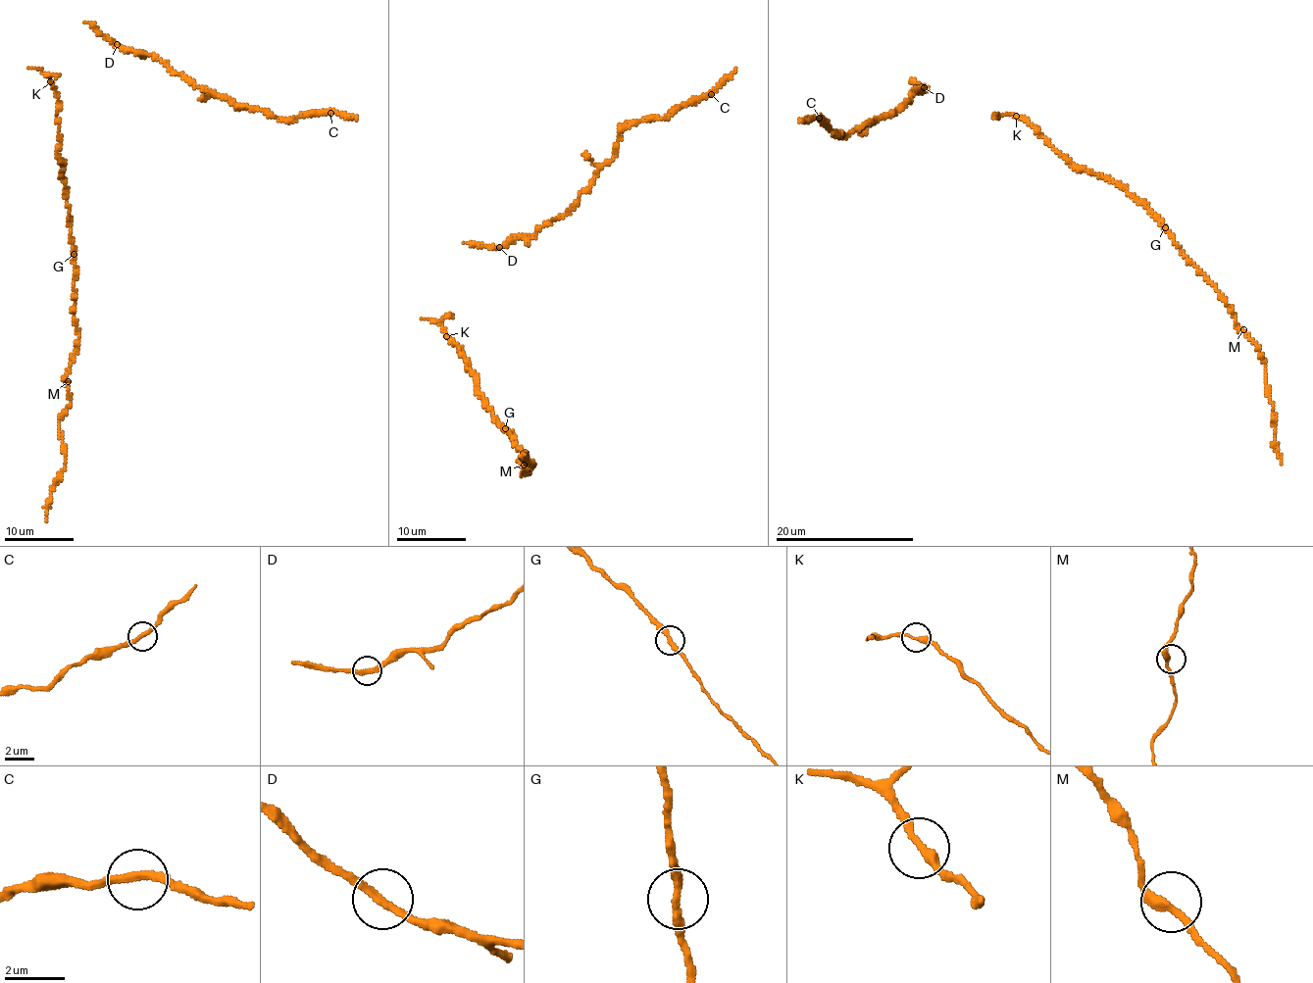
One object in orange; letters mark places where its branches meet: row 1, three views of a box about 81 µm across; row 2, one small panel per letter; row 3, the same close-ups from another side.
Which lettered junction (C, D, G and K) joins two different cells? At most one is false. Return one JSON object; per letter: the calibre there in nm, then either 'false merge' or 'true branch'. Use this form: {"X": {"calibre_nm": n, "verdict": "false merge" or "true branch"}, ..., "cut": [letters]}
{"C": {"calibre_nm": 260, "verdict": "true branch"}, "D": {"calibre_nm": 260, "verdict": "true branch"}, "G": {"calibre_nm": 280, "verdict": "true branch"}, "K": {"calibre_nm": 280, "verdict": "true branch"}, "cut": []}

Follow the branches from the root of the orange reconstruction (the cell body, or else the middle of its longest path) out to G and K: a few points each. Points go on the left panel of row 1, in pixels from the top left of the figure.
G: (59, 98), (57, 122), (60, 140), (57, 153), (64, 167), (61, 178), (66, 185), (73, 254)
K: (59, 98), (50, 81)

